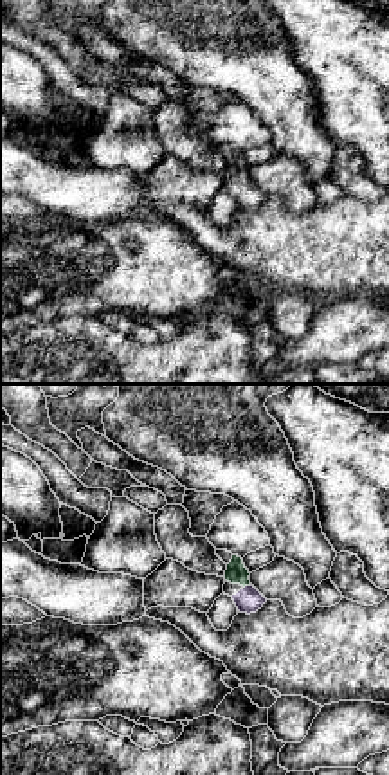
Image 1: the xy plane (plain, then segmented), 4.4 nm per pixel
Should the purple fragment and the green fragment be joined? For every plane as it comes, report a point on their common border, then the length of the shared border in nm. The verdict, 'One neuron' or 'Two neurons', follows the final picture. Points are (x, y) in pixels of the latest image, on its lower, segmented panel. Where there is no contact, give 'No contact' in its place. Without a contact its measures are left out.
Touches purple at (247, 586). Shared border 40 nm

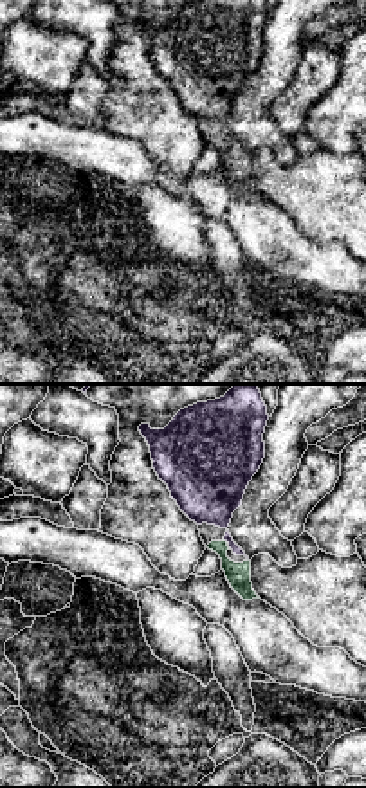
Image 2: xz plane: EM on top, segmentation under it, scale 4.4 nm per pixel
Touches purple at (226, 540). Shared border 30 nm

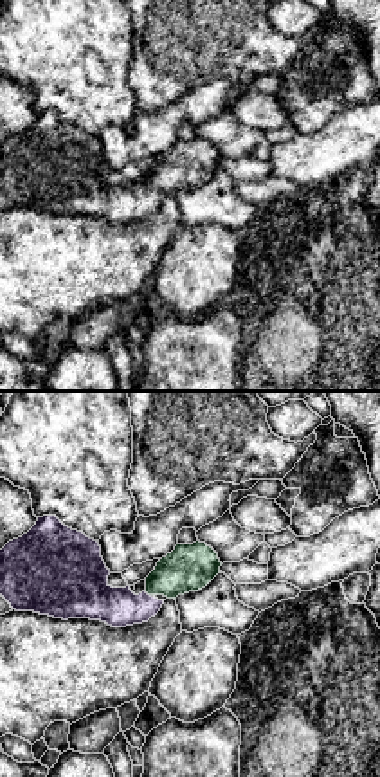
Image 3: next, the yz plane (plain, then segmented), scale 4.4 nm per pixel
Touches purple at (146, 594). Shared border 40 nm

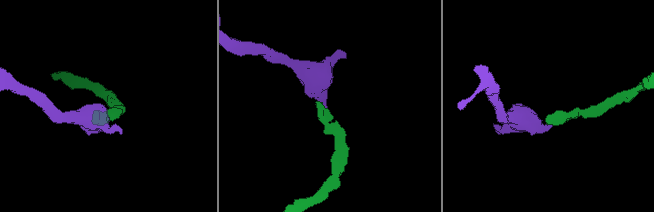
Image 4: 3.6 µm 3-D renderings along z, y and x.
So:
One neuron

